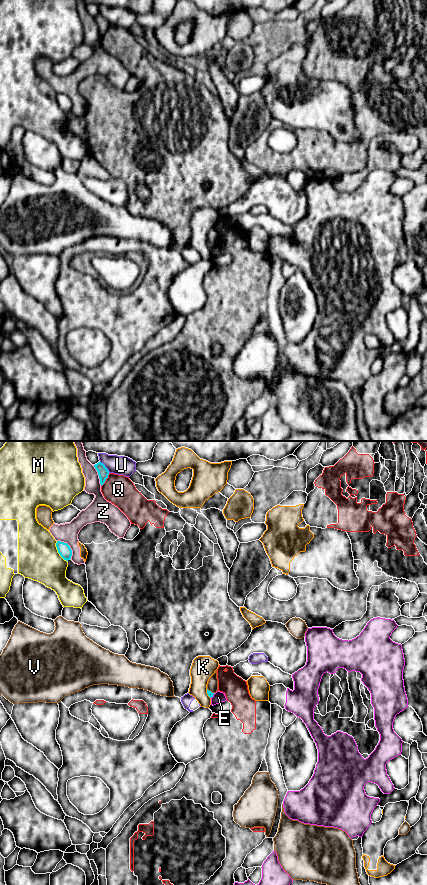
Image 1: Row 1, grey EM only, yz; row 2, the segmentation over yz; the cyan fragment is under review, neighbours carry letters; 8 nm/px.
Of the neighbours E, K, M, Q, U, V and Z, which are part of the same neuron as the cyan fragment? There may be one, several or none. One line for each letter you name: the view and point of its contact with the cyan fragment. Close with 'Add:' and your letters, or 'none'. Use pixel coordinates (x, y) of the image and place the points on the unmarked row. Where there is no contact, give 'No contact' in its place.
Add: none

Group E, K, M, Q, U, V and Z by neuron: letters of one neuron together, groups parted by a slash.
E / K Z / M / Q / U / V

